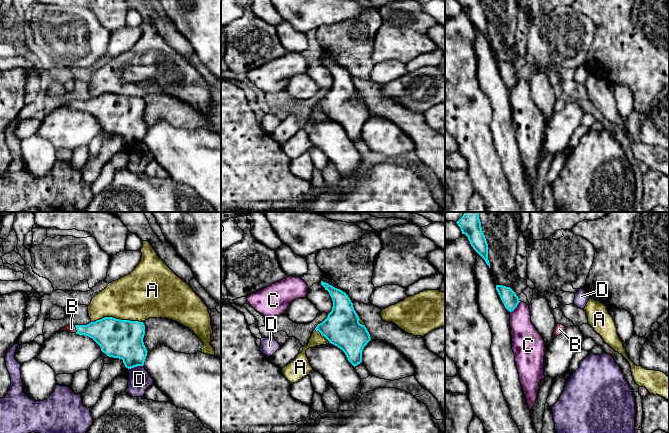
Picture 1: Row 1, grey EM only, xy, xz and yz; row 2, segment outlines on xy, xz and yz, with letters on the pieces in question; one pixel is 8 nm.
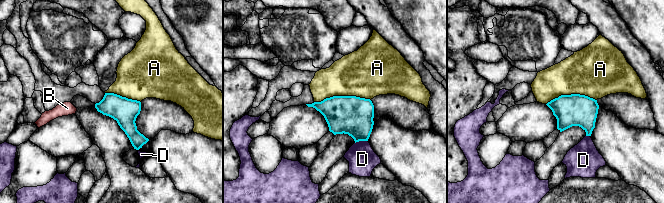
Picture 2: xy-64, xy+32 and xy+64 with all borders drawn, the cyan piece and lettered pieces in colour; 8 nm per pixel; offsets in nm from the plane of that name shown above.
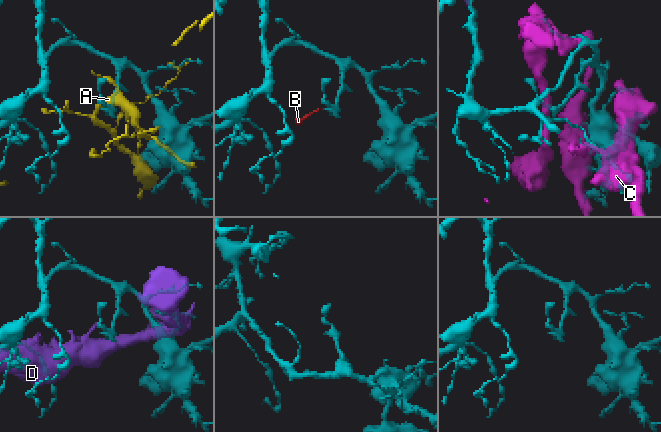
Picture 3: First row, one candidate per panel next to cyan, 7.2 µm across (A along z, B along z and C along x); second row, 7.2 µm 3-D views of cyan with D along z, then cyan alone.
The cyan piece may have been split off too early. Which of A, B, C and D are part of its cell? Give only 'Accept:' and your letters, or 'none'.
Accept: B

